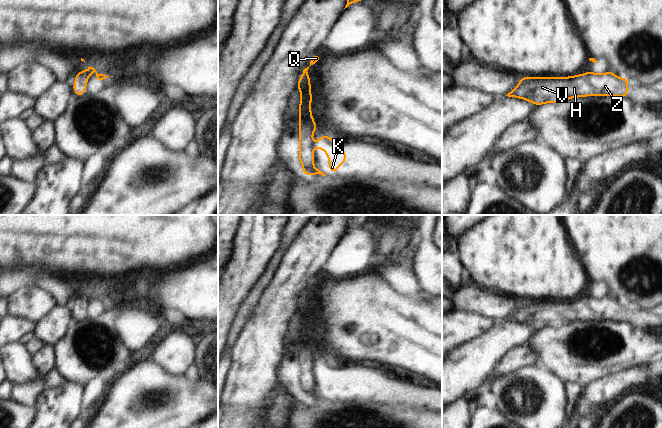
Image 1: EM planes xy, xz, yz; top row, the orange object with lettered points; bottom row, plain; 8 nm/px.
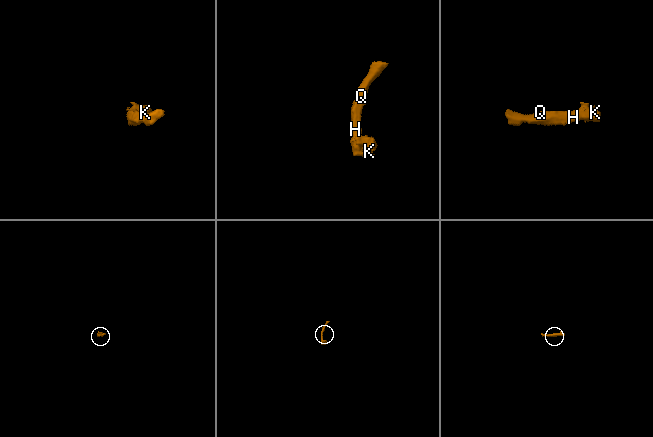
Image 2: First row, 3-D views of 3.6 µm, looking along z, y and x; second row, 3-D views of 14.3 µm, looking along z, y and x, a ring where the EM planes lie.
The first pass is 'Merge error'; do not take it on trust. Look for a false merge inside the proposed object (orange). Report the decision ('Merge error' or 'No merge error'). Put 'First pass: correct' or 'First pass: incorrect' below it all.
No merge error.
First pass: incorrect

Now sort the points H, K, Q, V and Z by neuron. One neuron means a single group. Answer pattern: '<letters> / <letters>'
H K Q V Z

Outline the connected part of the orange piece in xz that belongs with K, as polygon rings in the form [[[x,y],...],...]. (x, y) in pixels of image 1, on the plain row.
[[[309,291],[302,296],[302,301],[299,303],[297,312],[301,316],[301,325],[299,330],[300,342],[300,366],[299,366],[299,384],[303,391],[304,399],[321,398],[326,400],[319,393],[314,392],[313,373],[323,373],[327,378],[327,387],[329,387],[329,394],[333,397],[338,395],[338,391],[345,387],[346,377],[342,371],[337,368],[337,364],[330,363],[329,360],[324,359],[319,362],[317,367],[312,364],[312,359],[317,352],[317,348],[313,344],[311,338],[311,309],[308,298]]]

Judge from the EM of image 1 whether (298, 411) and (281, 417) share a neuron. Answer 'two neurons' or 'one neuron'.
two neurons

